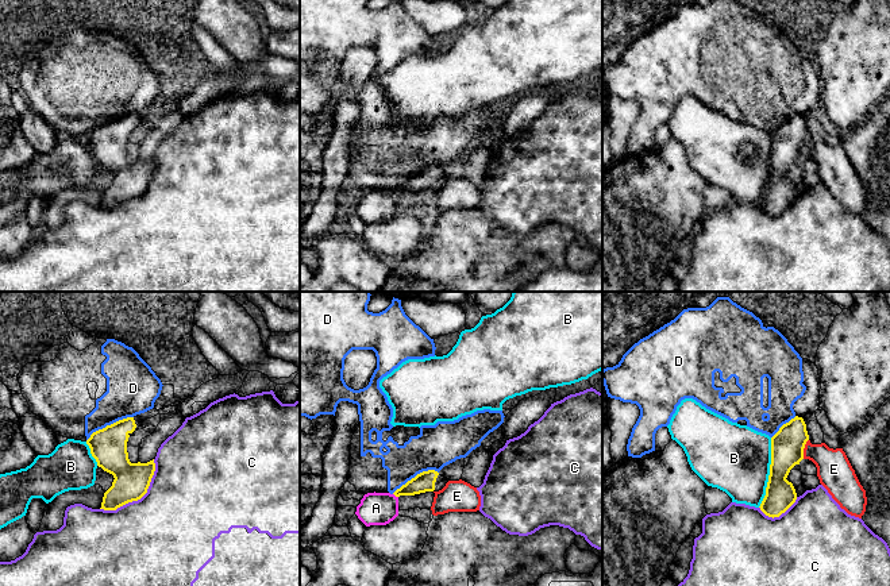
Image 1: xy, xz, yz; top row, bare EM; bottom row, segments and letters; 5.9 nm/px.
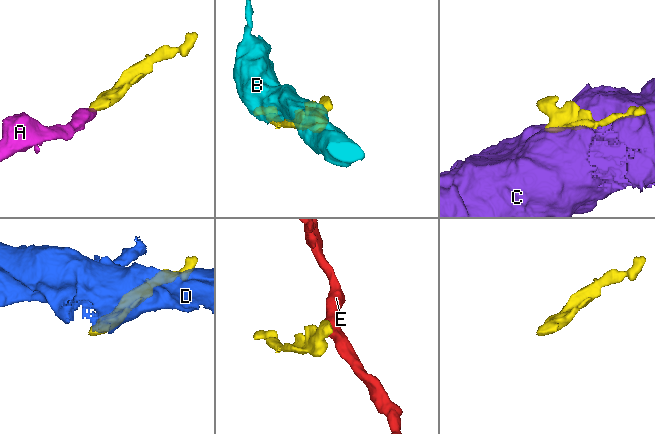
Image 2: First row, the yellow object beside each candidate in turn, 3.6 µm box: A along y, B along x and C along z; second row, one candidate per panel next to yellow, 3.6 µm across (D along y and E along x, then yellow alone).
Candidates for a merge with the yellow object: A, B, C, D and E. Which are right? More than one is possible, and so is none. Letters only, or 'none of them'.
A

